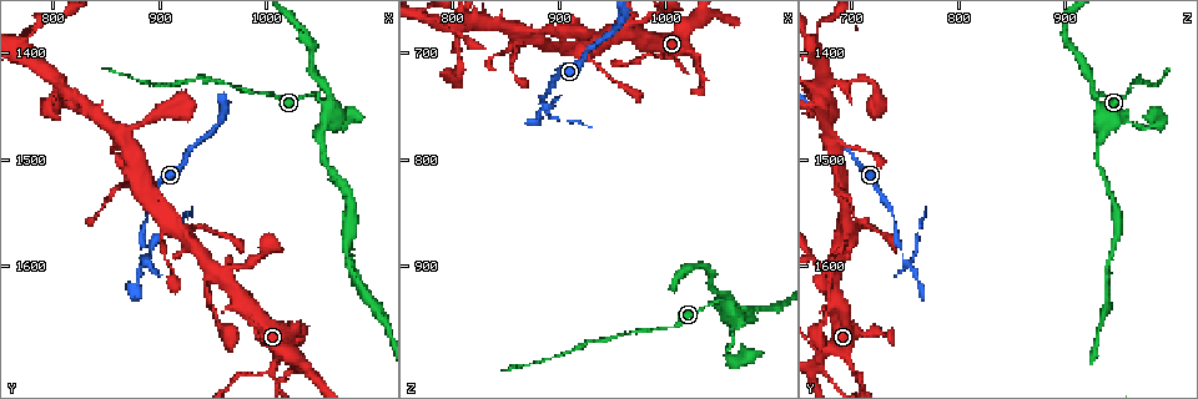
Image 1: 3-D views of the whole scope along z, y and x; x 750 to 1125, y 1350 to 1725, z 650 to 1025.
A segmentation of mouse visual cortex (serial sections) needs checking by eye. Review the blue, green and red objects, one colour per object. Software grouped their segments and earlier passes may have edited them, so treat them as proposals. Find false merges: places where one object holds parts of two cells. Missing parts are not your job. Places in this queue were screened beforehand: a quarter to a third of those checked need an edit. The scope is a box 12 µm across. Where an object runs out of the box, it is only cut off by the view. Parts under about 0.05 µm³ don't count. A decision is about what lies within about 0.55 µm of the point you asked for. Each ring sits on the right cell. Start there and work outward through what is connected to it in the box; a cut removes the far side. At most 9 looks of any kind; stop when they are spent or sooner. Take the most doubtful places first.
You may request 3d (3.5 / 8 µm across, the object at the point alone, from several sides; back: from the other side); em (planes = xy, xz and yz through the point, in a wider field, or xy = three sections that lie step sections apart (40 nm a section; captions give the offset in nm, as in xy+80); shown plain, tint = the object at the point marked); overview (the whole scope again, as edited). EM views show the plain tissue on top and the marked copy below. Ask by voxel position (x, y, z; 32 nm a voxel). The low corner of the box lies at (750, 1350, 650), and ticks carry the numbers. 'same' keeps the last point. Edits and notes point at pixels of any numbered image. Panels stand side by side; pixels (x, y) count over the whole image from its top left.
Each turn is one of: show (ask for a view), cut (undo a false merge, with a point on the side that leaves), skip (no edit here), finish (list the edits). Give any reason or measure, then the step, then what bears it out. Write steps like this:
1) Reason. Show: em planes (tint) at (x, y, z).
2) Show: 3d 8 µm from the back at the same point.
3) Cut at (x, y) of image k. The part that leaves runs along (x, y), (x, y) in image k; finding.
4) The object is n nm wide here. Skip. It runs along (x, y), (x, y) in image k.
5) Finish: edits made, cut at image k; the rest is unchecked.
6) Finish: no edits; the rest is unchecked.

Thin arm on a thick one. Show: 3d 3.5 µm at (1058, 1436, 928).

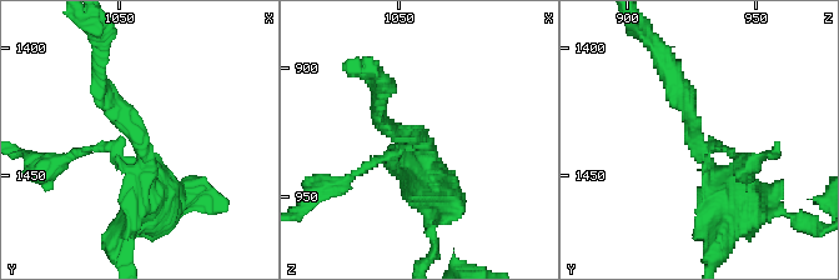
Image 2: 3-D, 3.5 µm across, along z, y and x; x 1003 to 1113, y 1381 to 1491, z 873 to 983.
3 arms meet here; the arms are 100, 200, 350 nm wide; shape alone is not enough. Show: em planes (tint) at (1059, 1438, 928).

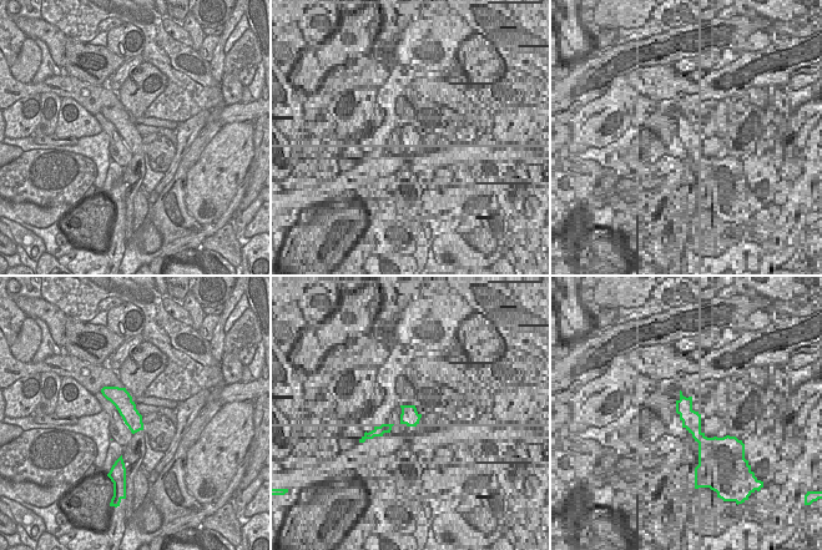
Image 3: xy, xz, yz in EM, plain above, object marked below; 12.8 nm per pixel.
Skip. It runs along (106, 389), (140, 427) in image 3; all the same cell.

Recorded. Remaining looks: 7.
Branch point. Show: 3d 3.5 µm at (1004, 1698, 704).

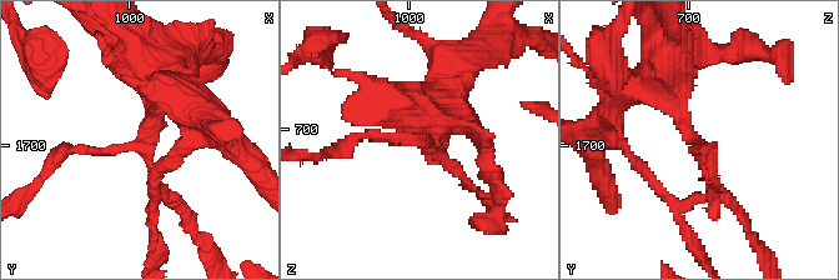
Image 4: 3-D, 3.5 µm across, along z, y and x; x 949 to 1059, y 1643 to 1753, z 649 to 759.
Need the tissue. Show: em planes (tint) at (1005, 1698, 703).

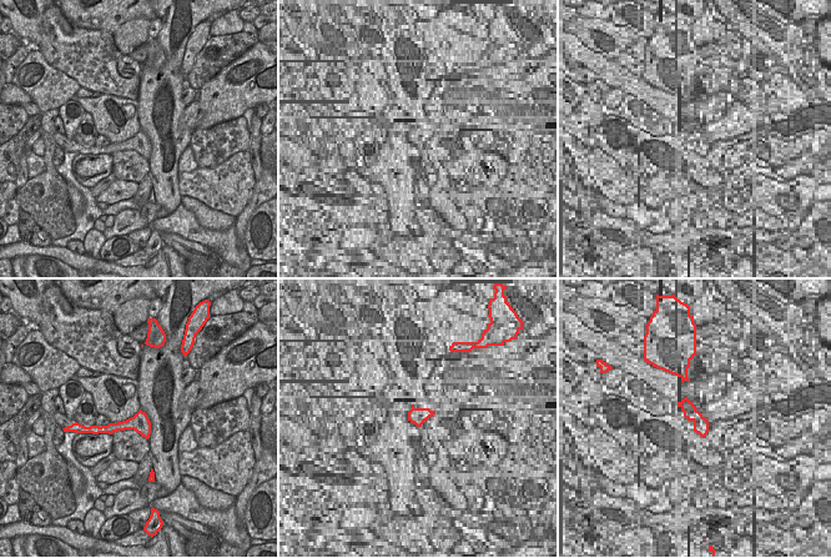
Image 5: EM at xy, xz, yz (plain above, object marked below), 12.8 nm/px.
Skip. One cell here.

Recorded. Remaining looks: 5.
A narrow waist. Show: 3d 3.5 µm at (886, 1590, 744).

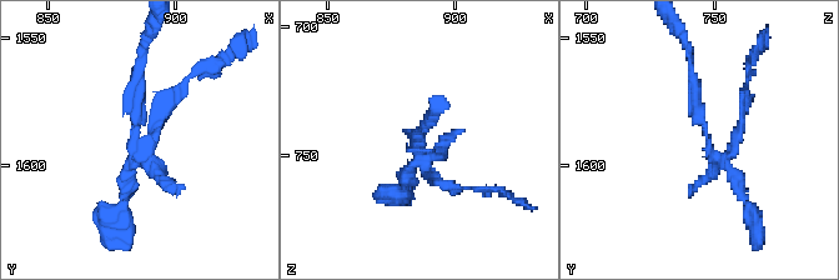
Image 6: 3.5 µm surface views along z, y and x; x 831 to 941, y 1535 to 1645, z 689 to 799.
Cut at (157, 115) of image 6. The part that leaves runs along (139, 153), (116, 214), (127, 245) in image 6; a second cell is stuck on.

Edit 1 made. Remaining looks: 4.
Show: overview.

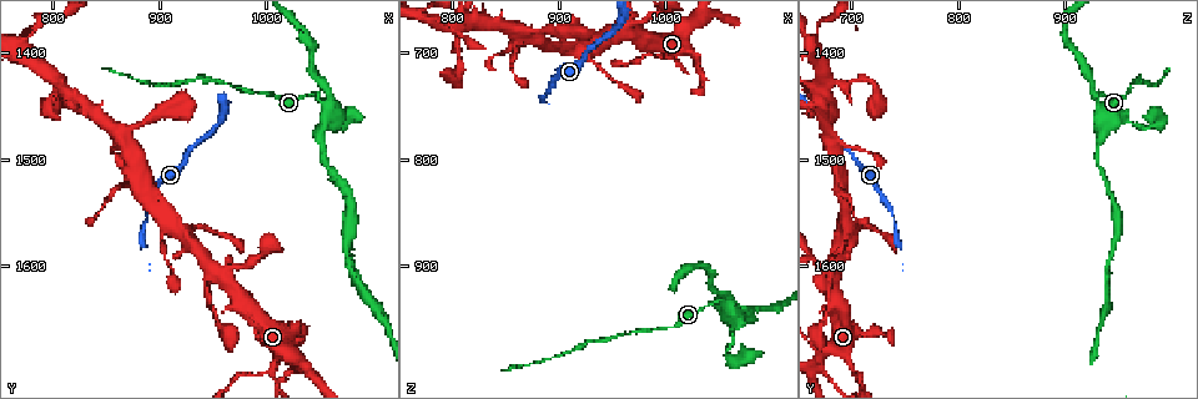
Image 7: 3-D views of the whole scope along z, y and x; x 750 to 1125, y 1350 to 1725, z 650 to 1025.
Thin neck. Show: 3d 3.5 µm from the back at (982, 1436, 958).

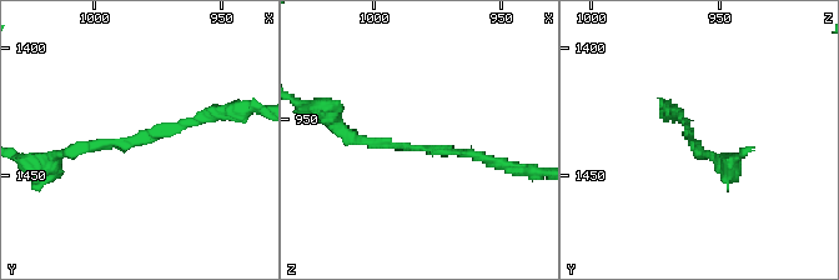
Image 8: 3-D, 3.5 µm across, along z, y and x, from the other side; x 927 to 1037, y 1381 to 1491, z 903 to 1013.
The arms are 100, 150 nm wide; now the EM. Show: em planes (tint) at (981, 1437, 961).

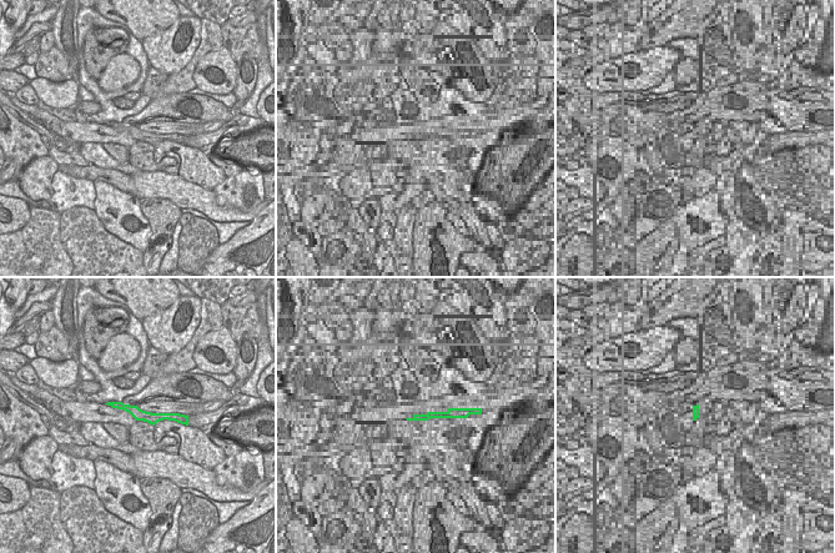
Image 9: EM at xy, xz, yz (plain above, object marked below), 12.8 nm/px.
Skip. One cell here.

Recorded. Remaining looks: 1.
Finish: edits made, cut at image 6; the rest is unchecked.

